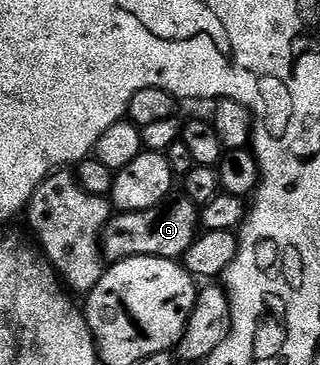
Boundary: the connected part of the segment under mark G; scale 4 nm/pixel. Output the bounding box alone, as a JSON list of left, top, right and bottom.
[101,196,201,263]

